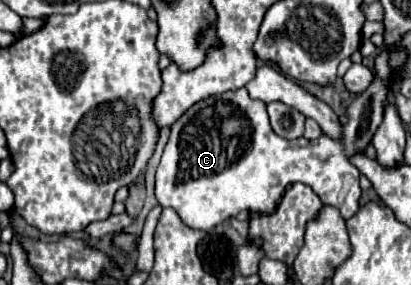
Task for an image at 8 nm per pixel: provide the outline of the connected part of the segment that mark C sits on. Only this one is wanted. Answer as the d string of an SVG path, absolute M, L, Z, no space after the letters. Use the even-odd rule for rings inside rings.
M381 51L381 55L375 59L375 81L361 95L357 95L357 99L347 109L349 121L345 123L343 141L329 139L327 135L321 135L315 141L309 141L305 137L287 141L279 137L269 125L267 105L263 101L251 99L245 87L241 87L239 91L227 91L195 103L171 127L169 141L165 145L155 175L155 197L159 205L175 209L187 227L211 231L217 225L221 225L225 219L235 217L239 211L249 211L251 215L273 213L287 185L305 183L319 195L323 203L337 207L343 219L349 219L357 211L359 197L361 197L359 169L349 163L349 155L353 155L355 151L363 151L373 139L373 133L383 119L383 107L387 105L391 93L391 87L387 83L389 75L391 69L387 65L387 55L385 51Z

